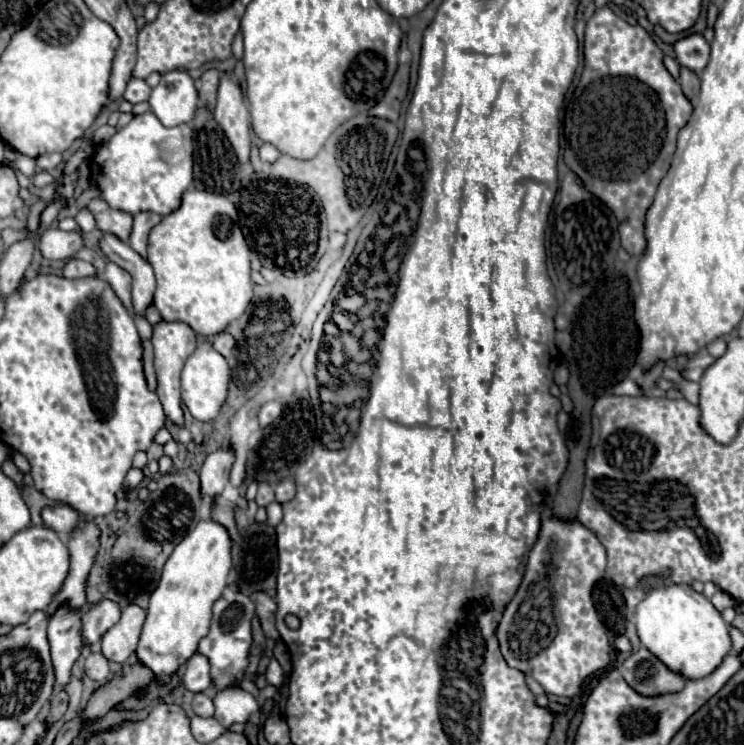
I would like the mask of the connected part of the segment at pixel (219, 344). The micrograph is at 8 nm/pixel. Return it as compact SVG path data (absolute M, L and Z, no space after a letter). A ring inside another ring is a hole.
M227 331L217 333L217 335L211 339L211 343L213 343L213 347L215 347L223 357L229 357L231 351L233 351L233 347L235 347L235 339L233 339Z

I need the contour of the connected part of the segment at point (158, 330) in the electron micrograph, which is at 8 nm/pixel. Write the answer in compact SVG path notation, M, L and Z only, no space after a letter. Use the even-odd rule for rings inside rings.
M161 321L153 327L153 349L155 349L155 373L157 373L157 395L161 399L161 405L165 409L165 417L181 427L183 425L183 411L181 411L181 385L179 385L179 375L183 369L185 359L195 351L197 347L197 337L193 329L185 323L167 323Z

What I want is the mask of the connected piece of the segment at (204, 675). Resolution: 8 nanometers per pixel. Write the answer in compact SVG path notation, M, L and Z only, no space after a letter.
M195 653L195 655L187 661L187 669L185 669L185 675L183 675L181 683L183 683L185 689L191 691L191 693L203 693L203 691L211 685L211 675L209 675L209 661L207 661L207 657Z

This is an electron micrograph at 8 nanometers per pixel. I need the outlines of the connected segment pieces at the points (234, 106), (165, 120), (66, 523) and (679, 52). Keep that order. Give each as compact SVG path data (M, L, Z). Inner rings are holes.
M223 77L219 83L215 121L229 139L239 163L247 163L251 149L249 111L245 107L241 87L231 77Z
M169 71L161 75L159 85L149 97L151 111L167 127L189 123L197 109L197 89L187 71Z
M63 503L43 507L41 509L41 519L43 519L45 527L53 529L59 535L71 533L79 525L79 521L81 521L79 513L75 509L71 509L69 505L63 505Z
M693 33L683 39L679 39L675 45L675 55L681 67L691 69L693 73L701 73L709 61L709 43L703 39L703 35Z

